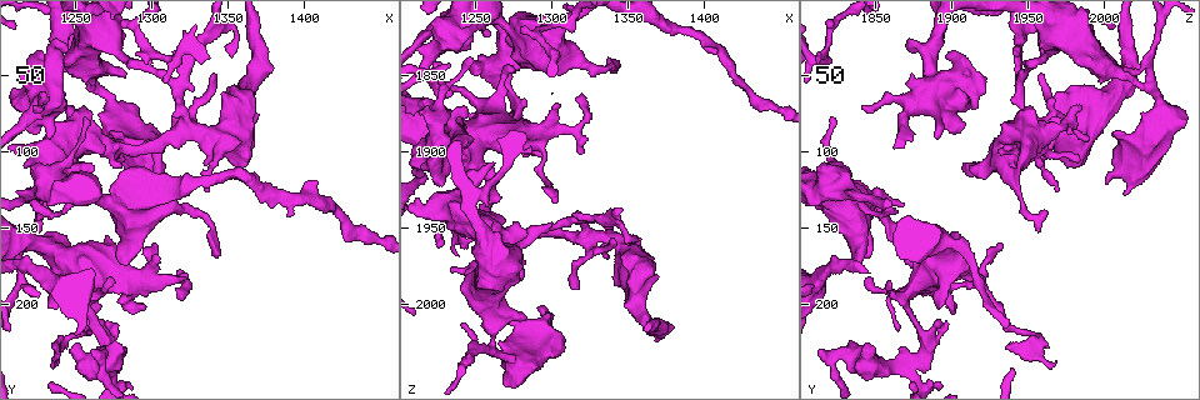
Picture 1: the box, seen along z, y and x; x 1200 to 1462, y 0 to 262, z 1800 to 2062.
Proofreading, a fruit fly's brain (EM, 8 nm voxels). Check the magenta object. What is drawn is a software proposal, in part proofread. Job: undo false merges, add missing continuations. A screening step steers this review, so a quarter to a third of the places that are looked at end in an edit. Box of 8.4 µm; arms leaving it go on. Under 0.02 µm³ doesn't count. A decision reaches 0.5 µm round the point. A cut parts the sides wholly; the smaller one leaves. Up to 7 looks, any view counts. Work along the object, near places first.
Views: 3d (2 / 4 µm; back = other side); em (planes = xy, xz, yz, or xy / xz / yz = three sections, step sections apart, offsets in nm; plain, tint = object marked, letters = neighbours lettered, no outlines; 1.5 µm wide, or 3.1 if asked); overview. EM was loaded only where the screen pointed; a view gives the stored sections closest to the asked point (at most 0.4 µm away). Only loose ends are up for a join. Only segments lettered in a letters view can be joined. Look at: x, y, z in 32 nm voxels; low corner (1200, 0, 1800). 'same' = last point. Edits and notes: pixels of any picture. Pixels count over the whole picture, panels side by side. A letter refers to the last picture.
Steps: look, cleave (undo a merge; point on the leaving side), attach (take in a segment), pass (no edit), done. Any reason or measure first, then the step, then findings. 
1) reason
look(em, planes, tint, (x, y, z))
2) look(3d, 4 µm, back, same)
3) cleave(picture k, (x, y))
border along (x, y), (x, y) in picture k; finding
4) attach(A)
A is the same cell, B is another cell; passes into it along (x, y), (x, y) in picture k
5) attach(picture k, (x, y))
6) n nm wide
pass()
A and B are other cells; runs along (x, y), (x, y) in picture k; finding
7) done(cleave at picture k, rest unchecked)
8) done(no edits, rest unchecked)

sharp bend
look(em, yz, step 4, letters, (1252, 84, 1974))

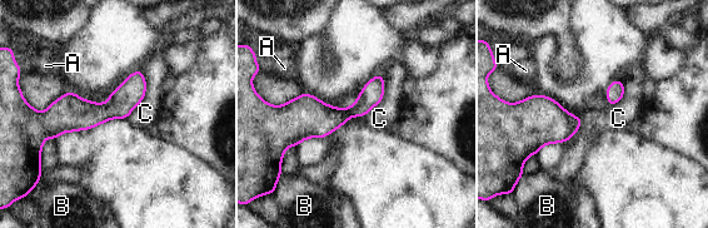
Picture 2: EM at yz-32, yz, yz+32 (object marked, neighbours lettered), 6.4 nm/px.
pass()
A, B and C are other cells; runs along (140, 75), (105, 112), (41, 118) in picture 2; all the same cell

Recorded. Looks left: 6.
abrupt turn
look(3d, 2 µm, (1260, 56, 2030))

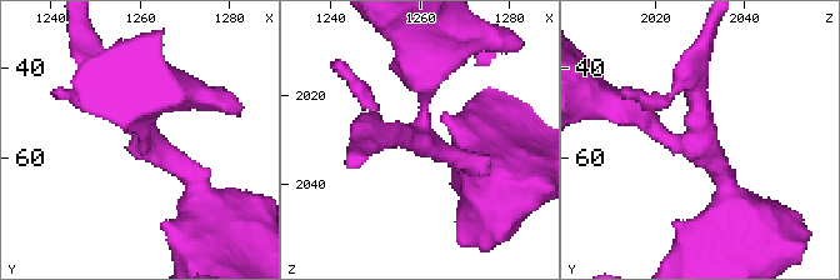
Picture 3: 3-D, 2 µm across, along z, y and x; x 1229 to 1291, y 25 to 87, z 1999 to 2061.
look(em, planes, letters, (1261, 57, 2028))

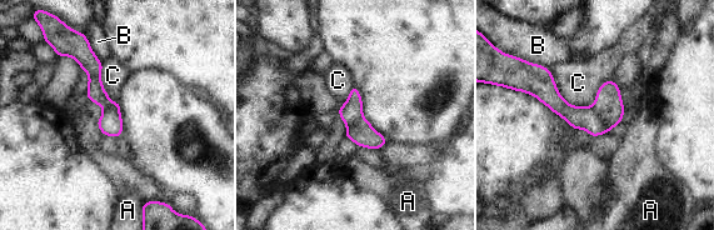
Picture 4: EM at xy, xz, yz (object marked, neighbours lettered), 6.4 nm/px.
C touches over 420 nm
cleave(picture 4, (608, 105))
A, B and C are other cells; border along (592, 106), (609, 131) in picture 4; two cells meet here

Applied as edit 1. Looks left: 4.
an open end
look(3d, 4 µm, (1300, 168, 1868))

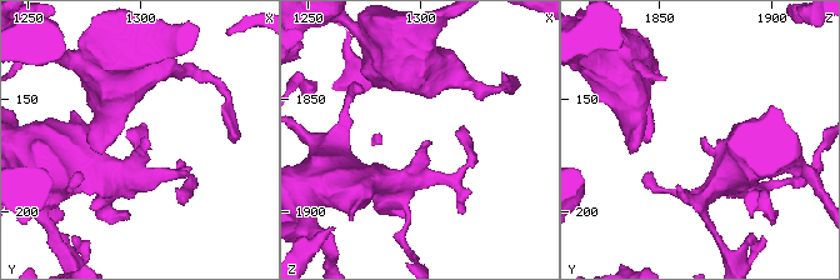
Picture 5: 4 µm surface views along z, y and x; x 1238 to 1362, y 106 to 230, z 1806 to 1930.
shape alone is not enough
look(em, planes, letters, (1302, 168, 1869))

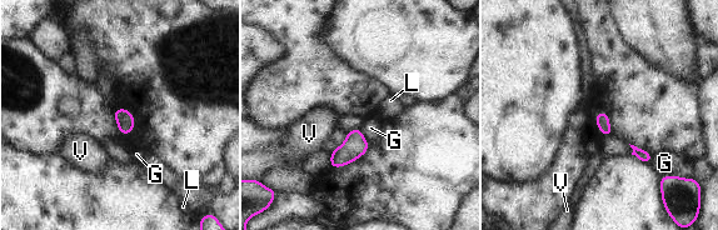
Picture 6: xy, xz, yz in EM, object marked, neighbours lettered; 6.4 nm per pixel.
G touches over 120 nm
pass()
G, L and V are other cells; border along (359, 128), (369, 143) in picture 6; no lettered segment goes on from it

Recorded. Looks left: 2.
done(cleave at picture 4, rest unchecked)

